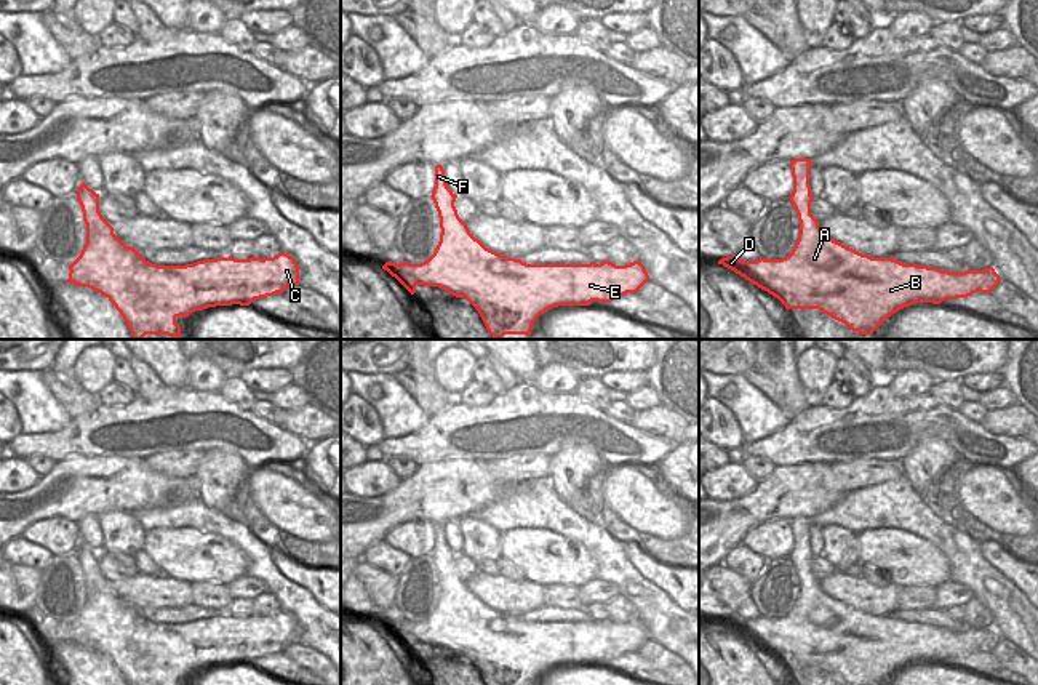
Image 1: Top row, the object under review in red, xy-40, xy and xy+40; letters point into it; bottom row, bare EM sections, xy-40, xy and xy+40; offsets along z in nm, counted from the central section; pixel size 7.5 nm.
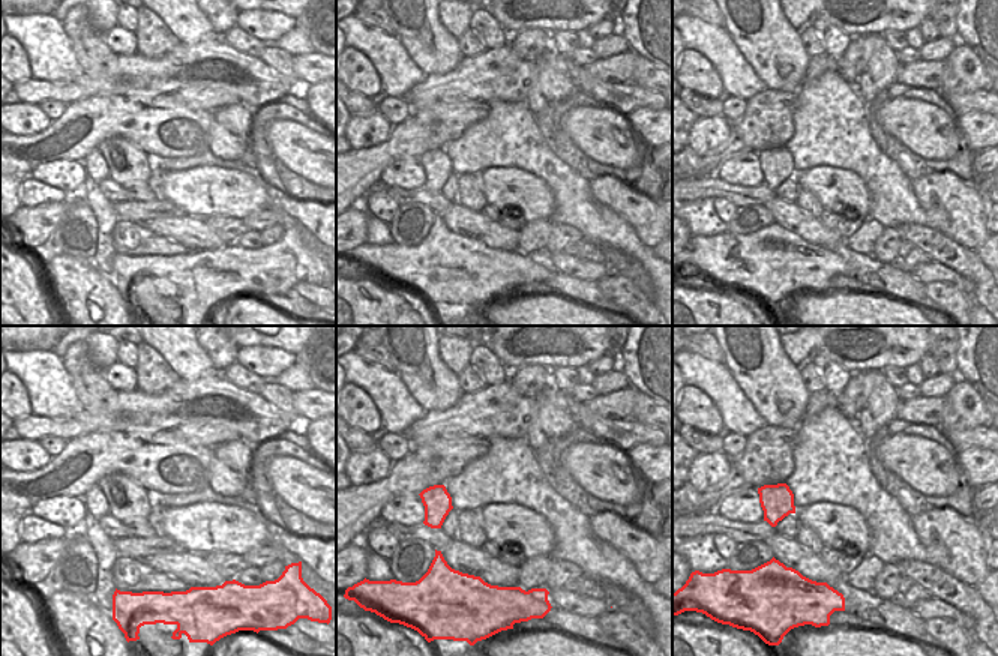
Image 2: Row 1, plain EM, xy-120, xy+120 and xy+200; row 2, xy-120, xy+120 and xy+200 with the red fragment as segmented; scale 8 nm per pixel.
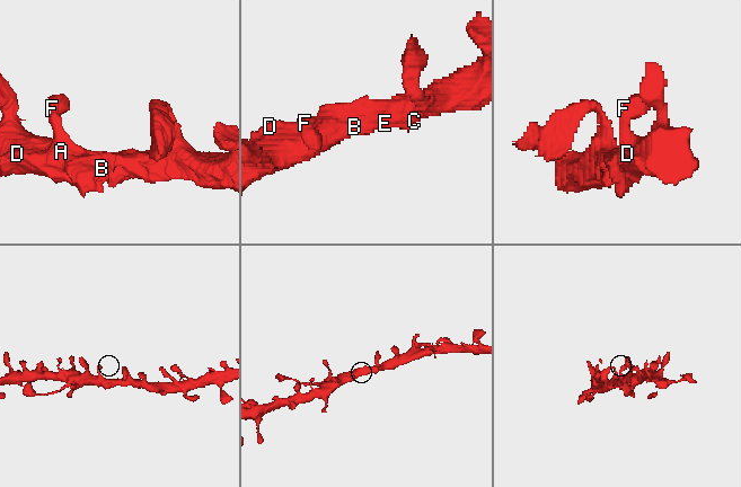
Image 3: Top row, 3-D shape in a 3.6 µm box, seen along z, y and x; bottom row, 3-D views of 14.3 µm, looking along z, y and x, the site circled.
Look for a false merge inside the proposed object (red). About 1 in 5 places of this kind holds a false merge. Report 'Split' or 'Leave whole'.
Leave whole

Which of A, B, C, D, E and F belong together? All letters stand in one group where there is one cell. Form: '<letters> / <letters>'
A B C D E F

